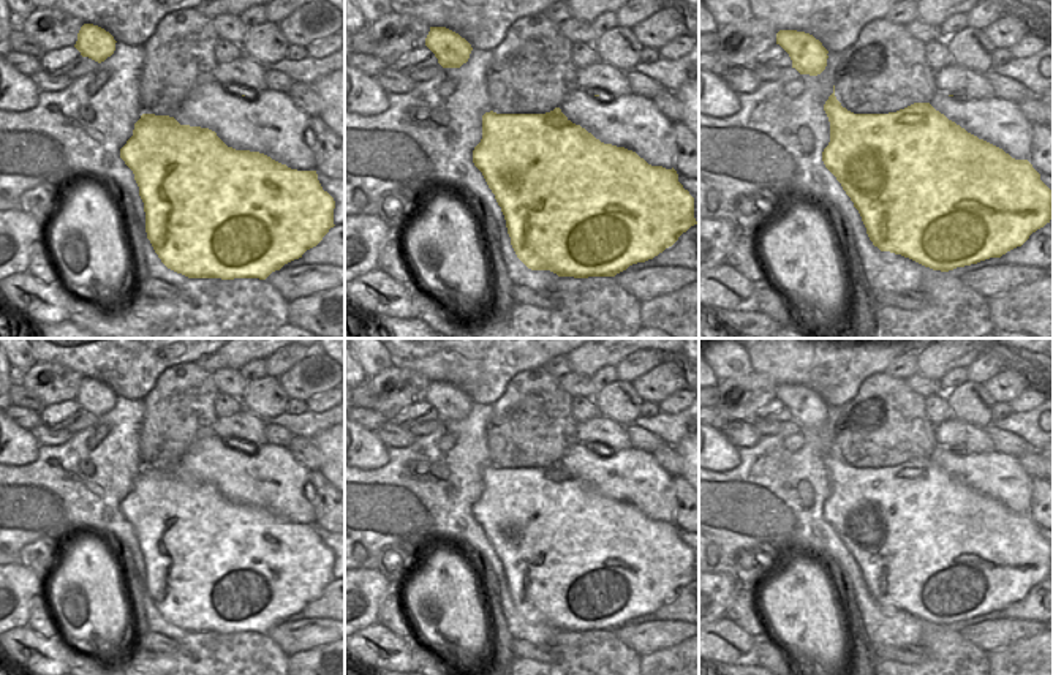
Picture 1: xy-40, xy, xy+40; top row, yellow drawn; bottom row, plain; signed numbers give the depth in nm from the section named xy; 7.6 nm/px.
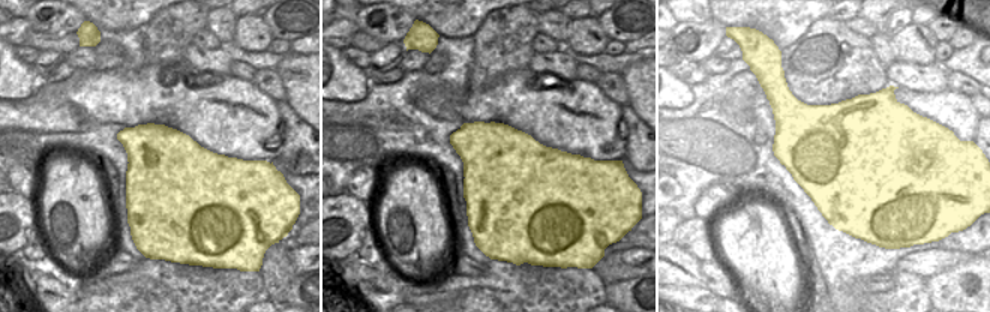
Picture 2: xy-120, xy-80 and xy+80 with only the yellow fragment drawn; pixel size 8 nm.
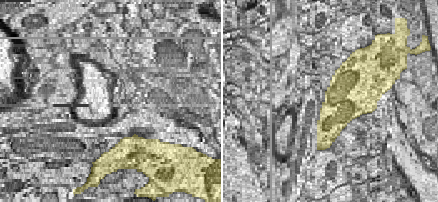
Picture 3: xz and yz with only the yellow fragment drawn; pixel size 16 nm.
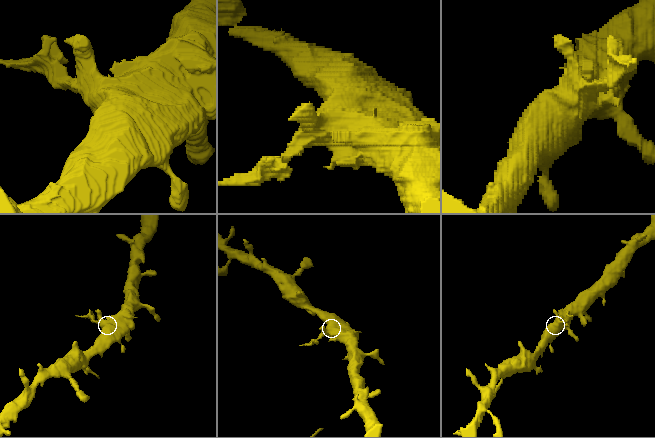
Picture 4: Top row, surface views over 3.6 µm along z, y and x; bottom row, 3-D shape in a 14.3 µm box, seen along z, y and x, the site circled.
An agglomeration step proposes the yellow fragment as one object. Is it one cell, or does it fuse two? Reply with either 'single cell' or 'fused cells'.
fused cells

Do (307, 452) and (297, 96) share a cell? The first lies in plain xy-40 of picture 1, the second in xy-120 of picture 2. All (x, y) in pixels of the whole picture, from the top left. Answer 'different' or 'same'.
different

